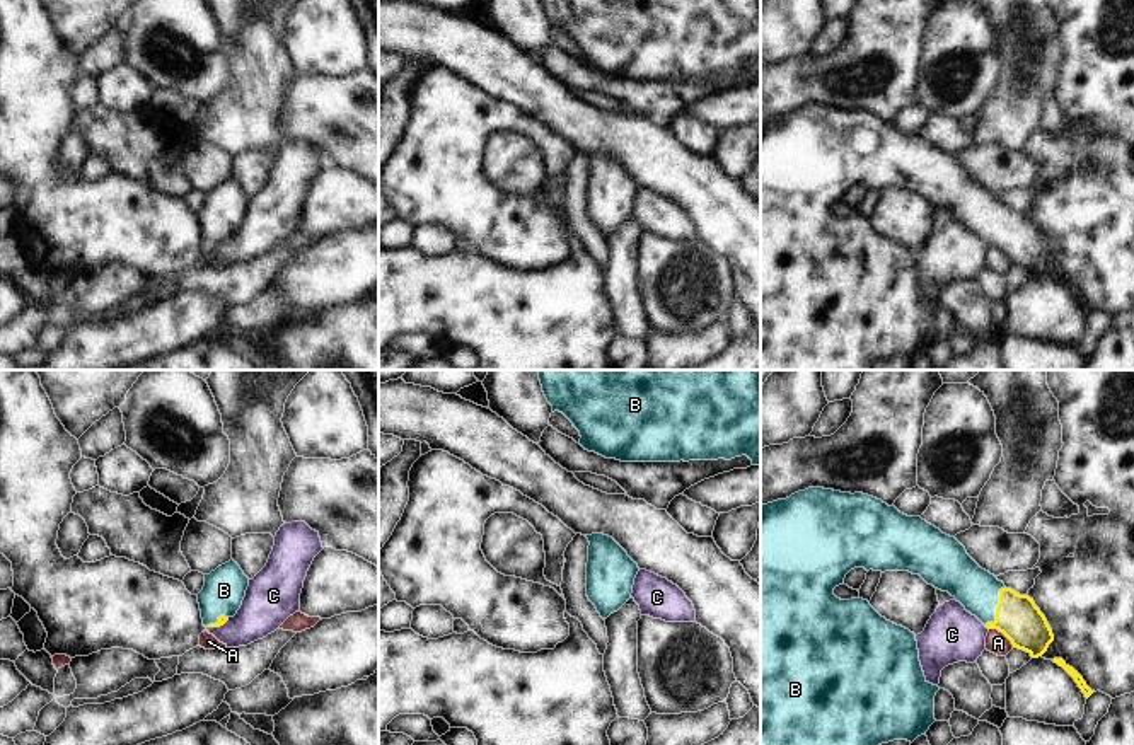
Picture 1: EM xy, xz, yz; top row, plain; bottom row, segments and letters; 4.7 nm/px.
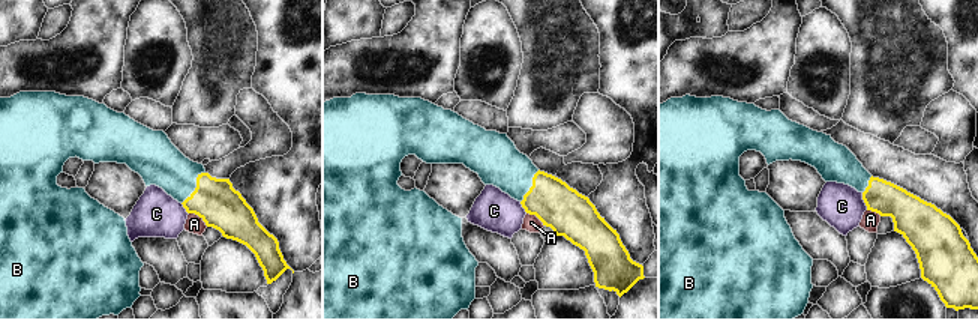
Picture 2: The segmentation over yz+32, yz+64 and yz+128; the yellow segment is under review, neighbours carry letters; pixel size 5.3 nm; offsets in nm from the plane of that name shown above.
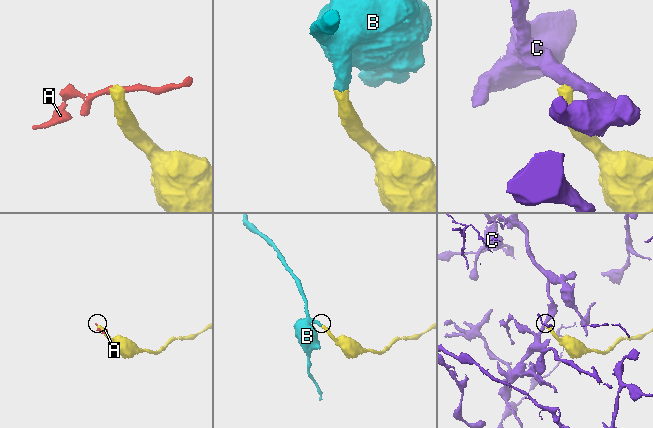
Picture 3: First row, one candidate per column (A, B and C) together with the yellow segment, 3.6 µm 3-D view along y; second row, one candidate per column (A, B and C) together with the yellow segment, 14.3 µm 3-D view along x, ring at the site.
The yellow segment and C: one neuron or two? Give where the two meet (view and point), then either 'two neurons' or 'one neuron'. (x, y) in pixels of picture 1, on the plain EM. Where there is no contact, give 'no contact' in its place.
contact xy (219, 244); two neurons

